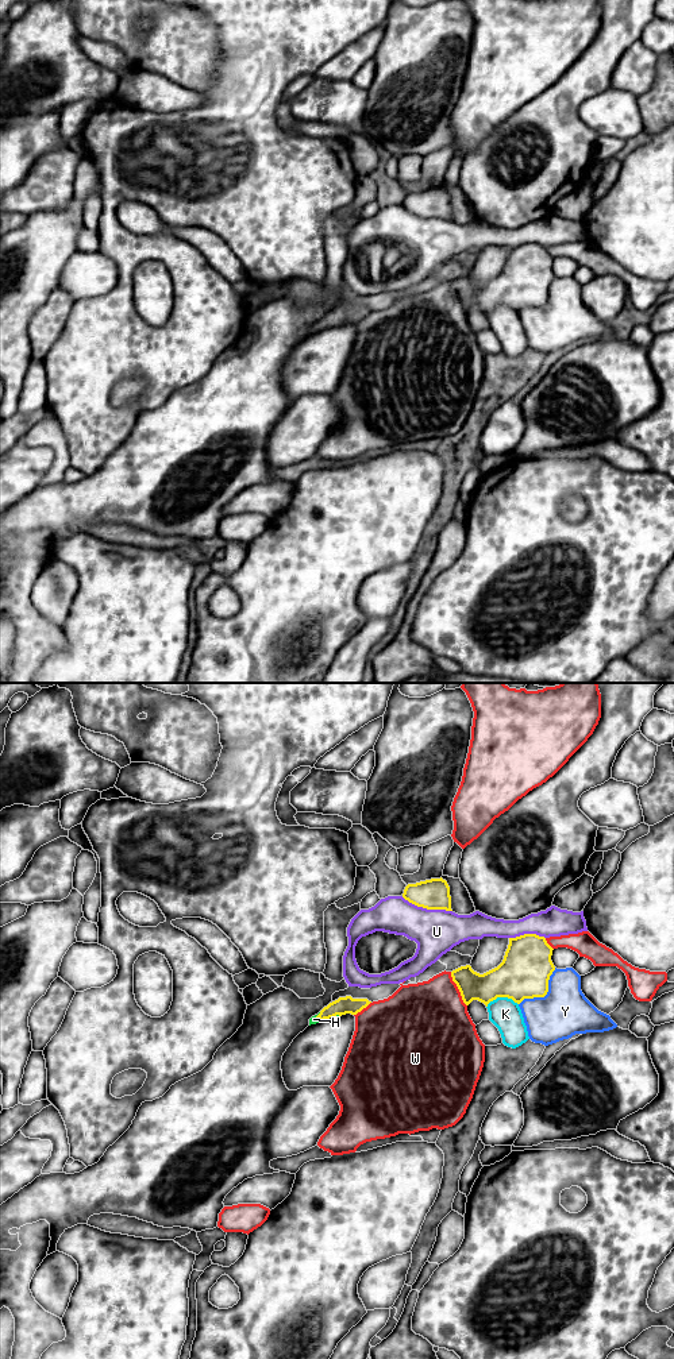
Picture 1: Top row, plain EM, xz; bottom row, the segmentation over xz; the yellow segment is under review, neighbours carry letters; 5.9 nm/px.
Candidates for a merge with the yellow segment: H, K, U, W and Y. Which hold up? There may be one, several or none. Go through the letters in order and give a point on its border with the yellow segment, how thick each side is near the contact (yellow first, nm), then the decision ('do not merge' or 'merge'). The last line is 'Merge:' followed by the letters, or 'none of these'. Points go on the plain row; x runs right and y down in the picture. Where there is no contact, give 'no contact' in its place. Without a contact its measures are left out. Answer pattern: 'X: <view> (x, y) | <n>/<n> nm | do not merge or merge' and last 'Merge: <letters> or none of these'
H: xz (316, 325) | 100/50 nm | merge
K: xz (501, 305) | 300/180 nm | do not merge
U: xz (427, 217) | 180/280 nm | do not merge
W: xz (458, 297) | 180/460 nm | do not merge
Y: xz (545, 304) | 300/300 nm | do not merge
Merge: H

